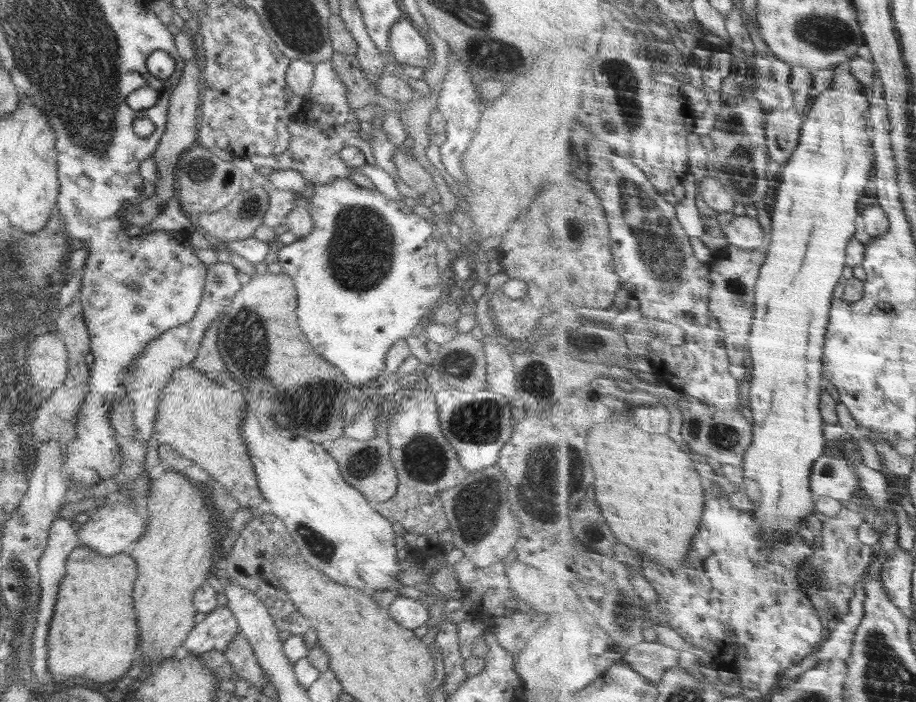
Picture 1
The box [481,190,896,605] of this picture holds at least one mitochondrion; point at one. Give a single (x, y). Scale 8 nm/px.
(556, 473)

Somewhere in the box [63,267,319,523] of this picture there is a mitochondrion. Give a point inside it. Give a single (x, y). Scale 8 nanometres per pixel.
(244, 331)

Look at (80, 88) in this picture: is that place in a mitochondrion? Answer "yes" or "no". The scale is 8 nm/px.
yes

